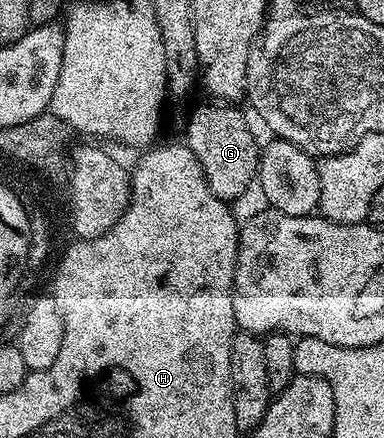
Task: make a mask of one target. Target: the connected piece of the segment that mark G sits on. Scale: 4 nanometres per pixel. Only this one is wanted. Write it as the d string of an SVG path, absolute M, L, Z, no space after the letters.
M209 103L213 105L197 105L189 122L185 125L184 144L195 155L199 167L205 176L207 187L226 203L233 203L249 188L254 188L257 179L257 165L261 161L261 149L240 113L240 108L229 103Z

